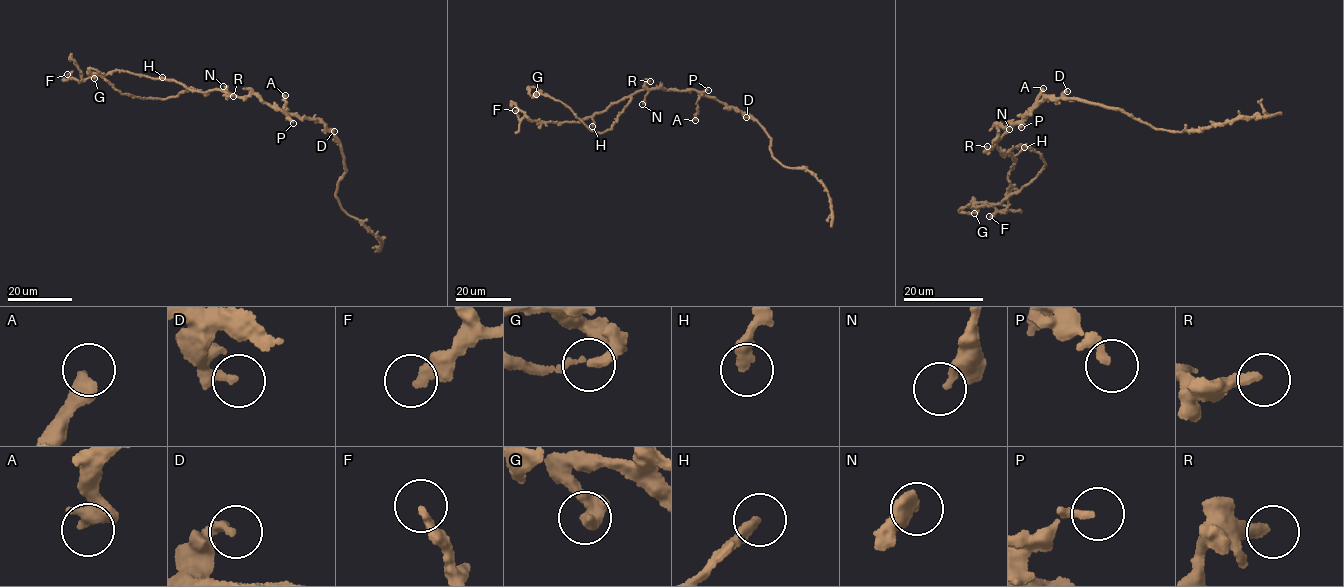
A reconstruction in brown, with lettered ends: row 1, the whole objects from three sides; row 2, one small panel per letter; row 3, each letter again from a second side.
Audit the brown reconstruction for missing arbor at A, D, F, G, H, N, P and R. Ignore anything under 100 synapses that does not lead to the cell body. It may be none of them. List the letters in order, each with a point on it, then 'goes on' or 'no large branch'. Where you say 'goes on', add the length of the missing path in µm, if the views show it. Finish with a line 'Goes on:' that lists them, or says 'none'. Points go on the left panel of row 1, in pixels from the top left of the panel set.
A: (285, 95) | no large branch
D: (334, 131) | no large branch
F: (67, 74) | no large branch
G: (94, 78) | no large branch
H: (162, 77) | no large branch
N: (223, 86) | no large branch
P: (293, 123) | no large branch
R: (233, 96) | no large branch
Goes on: none

